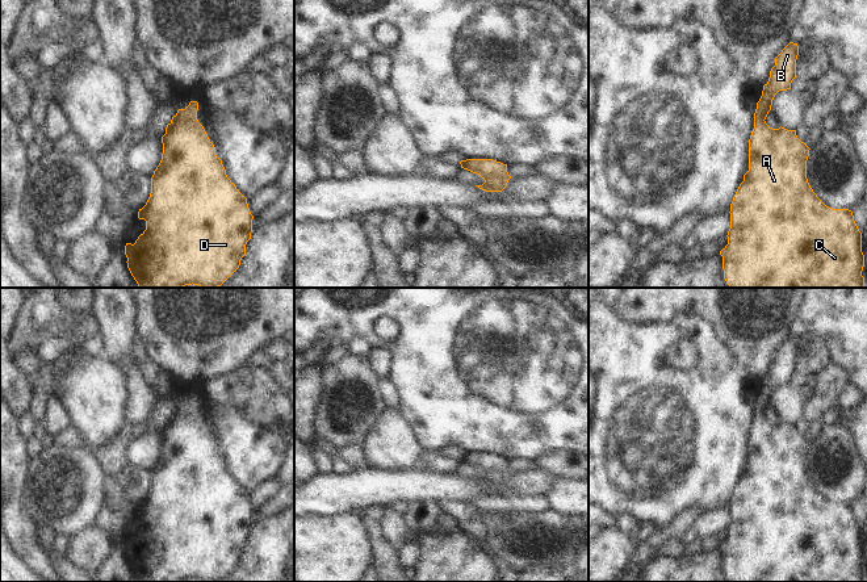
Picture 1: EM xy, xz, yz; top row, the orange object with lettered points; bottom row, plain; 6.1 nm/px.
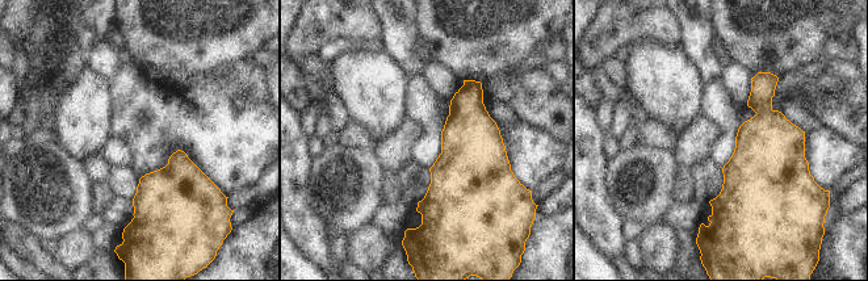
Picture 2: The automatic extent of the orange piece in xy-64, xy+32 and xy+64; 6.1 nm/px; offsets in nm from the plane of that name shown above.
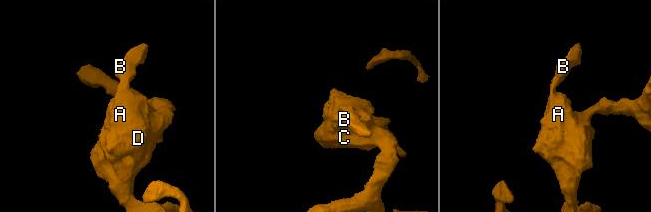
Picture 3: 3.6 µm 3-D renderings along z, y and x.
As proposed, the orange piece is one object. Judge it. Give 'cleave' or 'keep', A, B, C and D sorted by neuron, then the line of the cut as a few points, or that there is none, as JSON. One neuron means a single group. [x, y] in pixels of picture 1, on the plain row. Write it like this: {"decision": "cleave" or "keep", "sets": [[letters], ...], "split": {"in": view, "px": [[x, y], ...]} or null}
{"decision": "keep", "sets": [["A", "B", "C", "D"]], "split": null}

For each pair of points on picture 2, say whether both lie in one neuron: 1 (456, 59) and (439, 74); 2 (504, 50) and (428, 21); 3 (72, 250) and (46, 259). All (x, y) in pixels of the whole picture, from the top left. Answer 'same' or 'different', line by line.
1: different
2: same
3: different

